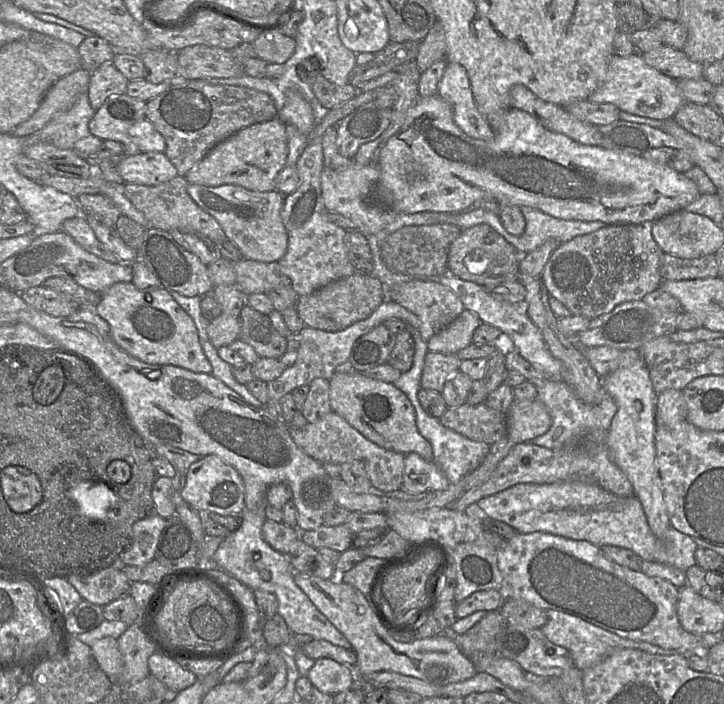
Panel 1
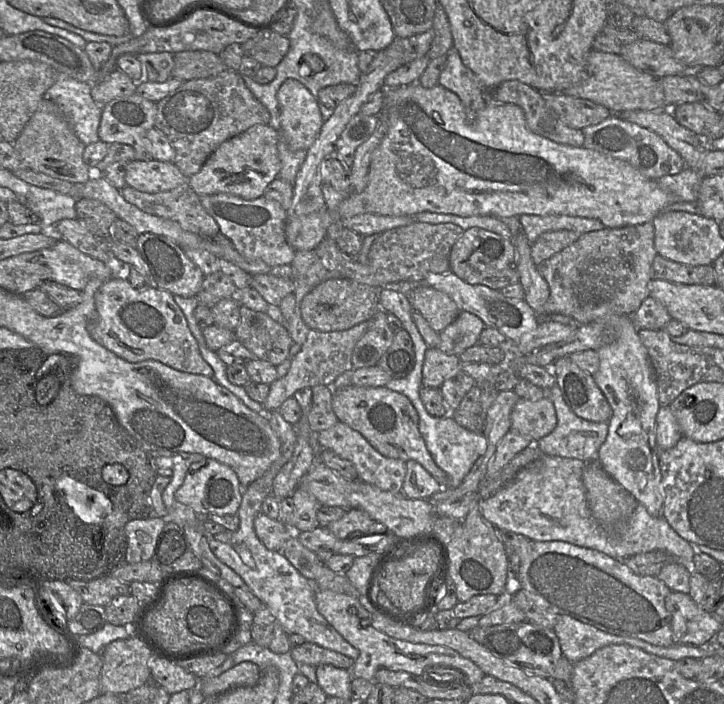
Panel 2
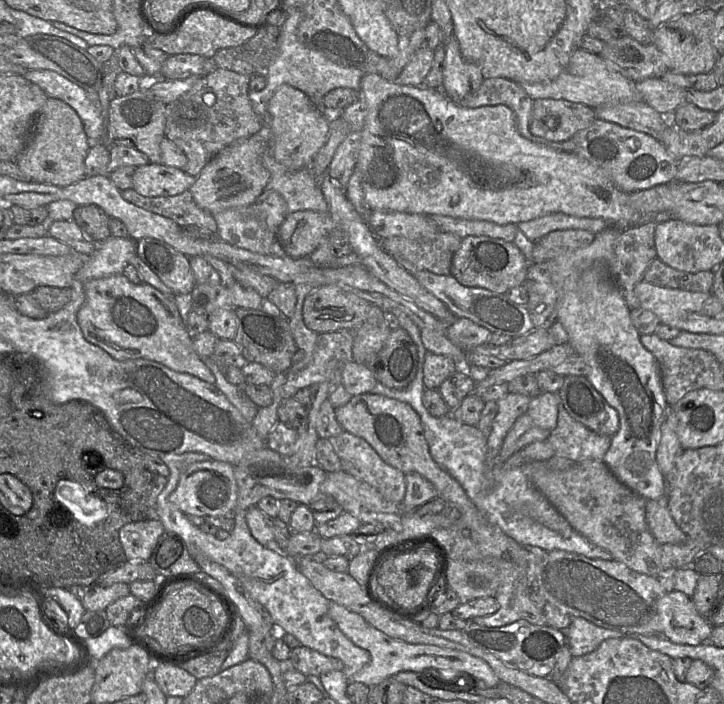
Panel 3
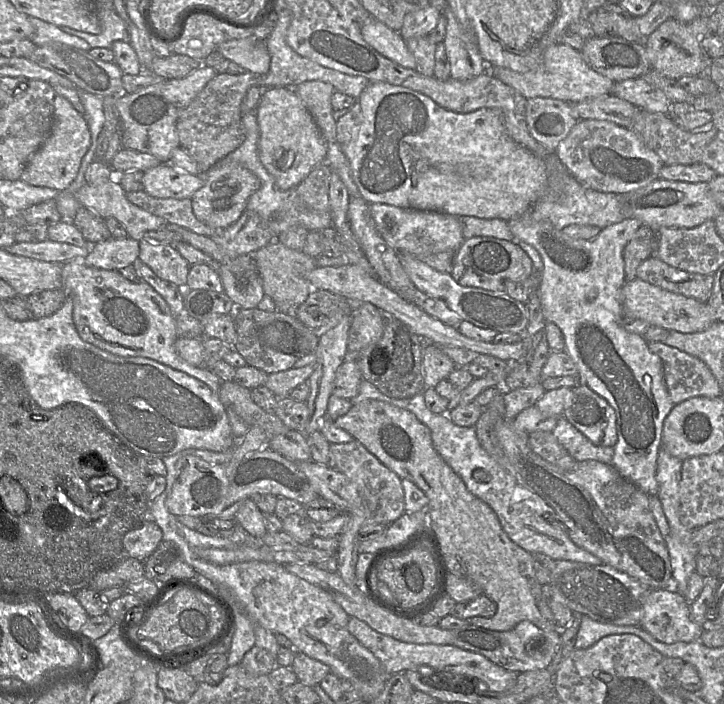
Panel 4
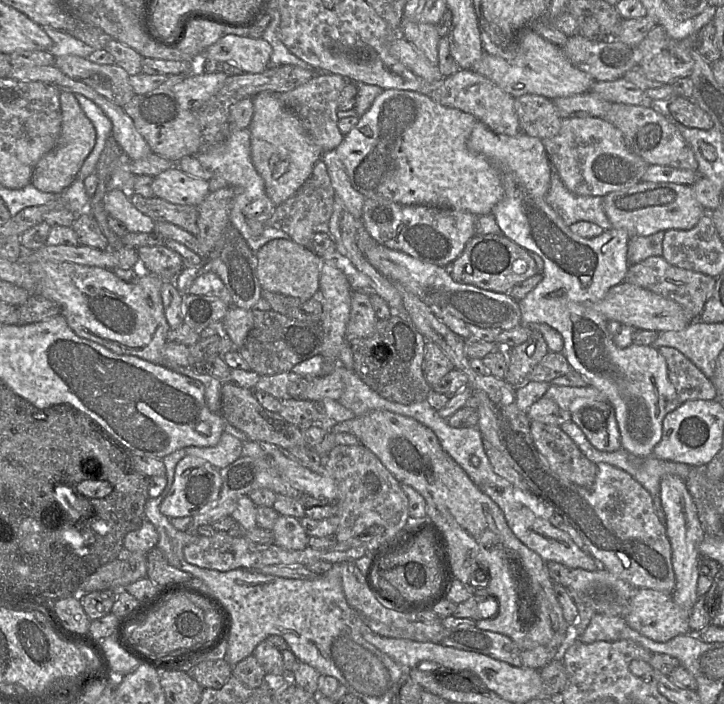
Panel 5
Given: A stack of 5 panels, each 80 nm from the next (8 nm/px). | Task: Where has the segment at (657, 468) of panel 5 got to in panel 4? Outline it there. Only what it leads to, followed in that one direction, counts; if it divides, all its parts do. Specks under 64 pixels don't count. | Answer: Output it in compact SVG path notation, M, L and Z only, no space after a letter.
M564 415L559 417L557 425L552 432L558 442L577 462L595 460L612 465L614 448L594 445Z

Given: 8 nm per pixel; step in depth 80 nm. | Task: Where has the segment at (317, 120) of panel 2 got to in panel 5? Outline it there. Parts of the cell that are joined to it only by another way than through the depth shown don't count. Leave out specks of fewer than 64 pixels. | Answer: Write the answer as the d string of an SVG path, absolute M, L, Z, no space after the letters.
M261 92L253 97L253 117L248 127L251 141L251 160L264 180L266 194L279 206L290 198L308 179L315 163L322 160L323 150L317 146L305 131L298 116L280 100L281 93Z

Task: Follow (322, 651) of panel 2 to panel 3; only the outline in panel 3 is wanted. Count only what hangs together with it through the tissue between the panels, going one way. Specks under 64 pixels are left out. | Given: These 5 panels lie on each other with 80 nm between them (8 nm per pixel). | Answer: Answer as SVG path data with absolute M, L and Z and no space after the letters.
M305 646L291 650L290 661L295 670L305 676L317 676L330 671L344 671L344 664L337 658L323 655Z

